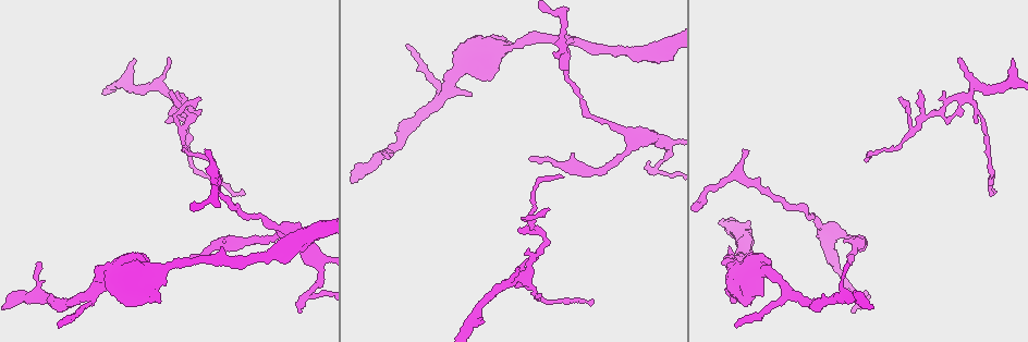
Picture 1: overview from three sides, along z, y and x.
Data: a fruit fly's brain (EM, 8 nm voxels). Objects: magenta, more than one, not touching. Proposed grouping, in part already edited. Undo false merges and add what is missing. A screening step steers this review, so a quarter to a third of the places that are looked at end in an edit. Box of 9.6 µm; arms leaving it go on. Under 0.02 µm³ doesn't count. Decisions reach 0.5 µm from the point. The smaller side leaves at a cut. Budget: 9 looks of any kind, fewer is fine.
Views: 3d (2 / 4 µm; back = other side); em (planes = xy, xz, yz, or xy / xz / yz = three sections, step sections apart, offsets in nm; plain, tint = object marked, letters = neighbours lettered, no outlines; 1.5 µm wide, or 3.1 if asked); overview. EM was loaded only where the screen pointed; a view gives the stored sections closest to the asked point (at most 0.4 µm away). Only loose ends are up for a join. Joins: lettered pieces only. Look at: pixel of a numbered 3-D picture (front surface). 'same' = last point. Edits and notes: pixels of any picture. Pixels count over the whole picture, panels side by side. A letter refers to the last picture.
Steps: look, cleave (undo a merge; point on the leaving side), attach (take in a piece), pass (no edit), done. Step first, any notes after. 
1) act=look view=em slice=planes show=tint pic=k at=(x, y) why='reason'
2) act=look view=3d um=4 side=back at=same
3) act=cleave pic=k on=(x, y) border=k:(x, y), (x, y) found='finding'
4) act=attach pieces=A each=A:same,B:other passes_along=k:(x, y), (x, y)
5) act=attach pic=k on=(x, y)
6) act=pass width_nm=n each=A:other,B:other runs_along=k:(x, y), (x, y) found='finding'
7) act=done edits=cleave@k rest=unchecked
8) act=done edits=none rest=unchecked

act=look view=em slice=xy step=8 show=tint pic=1 at=(847, 263) why='an open end'

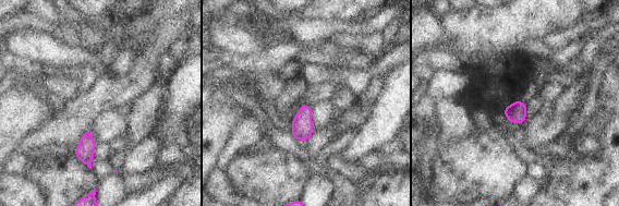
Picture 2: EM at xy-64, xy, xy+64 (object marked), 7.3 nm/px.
act=look view=em slice=planes show=letters at=same

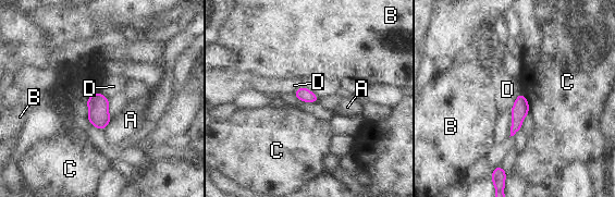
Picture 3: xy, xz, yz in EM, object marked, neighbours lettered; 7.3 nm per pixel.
act=pass width_nm=120 each=A:other,B:other,C:other,D:other border=3:(523, 93), (529, 111) found='none of them fits'

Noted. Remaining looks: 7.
act=look view=3d um=2 pic=1 at=(518, 229) why='free end'

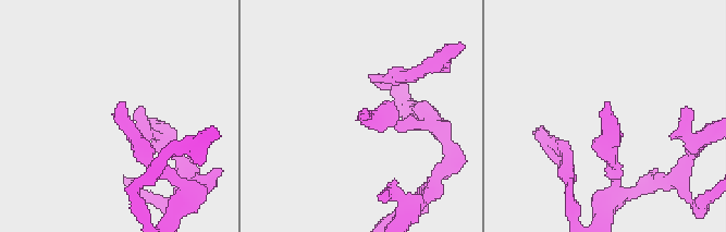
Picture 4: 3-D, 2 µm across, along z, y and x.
act=look view=em slice=yz step=8 show=letters pic=4 at=(122, 101)

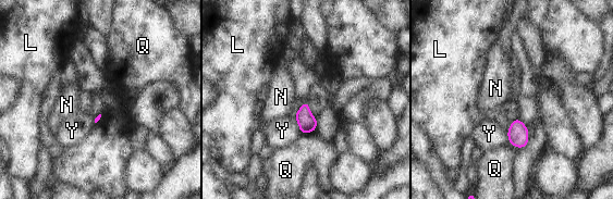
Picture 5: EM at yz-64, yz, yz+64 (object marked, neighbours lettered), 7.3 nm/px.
act=look view=em slice=planes show=letters at=same why='cut it another way'

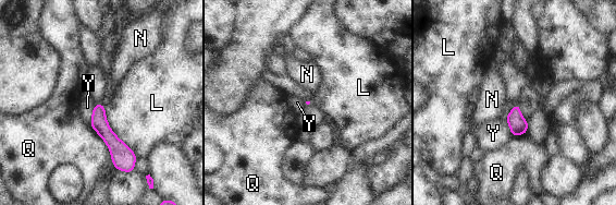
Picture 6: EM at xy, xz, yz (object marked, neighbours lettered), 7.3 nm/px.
act=pass each=L:other,N:other,Q:other,Y:other border=6:(95, 105), (89, 124) found='none of them fits'

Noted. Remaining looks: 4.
act=look view=em slice=xz step=4 show=letters pic=1 at=(309, 295) why='abrupt turn'

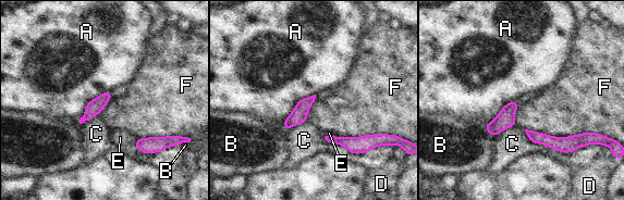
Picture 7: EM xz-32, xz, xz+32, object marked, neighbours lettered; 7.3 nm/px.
act=pass each=A:other,B:other,C:other,D:other,E:other,F:other border=7:(525, 128), (553, 136), (584, 133) found='one neuron here'

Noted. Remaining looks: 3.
act=look view=em slice=planes show=letters pic=1 at=(735, 325) why='an open end'

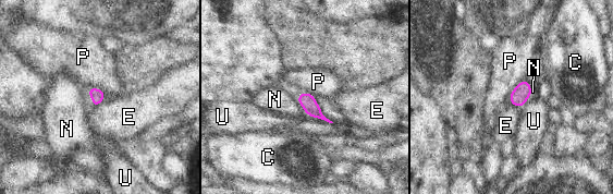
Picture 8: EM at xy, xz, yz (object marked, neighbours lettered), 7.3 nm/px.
act=pass longest_contact=P:180nm each=C:other,E:other,N:other,P:other,U:other border=8:(525, 80), (509, 96) found='none of them fits'

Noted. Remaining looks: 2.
act=done edits=none rest=unchecked

